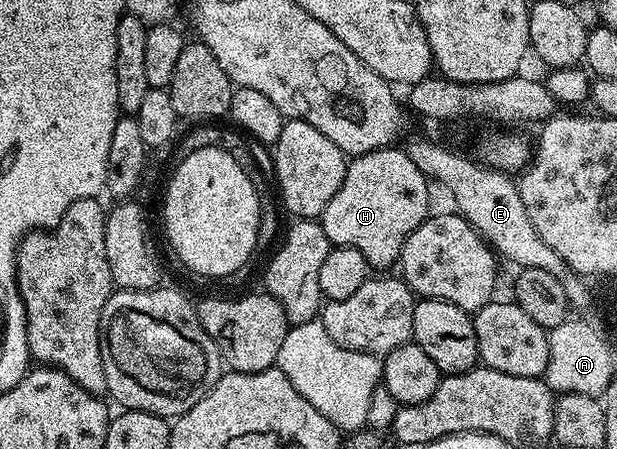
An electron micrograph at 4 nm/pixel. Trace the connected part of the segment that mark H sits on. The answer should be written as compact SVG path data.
M392 145L377 151L366 151L364 155L354 156L347 164L341 189L333 193L333 201L325 205L321 222L325 237L336 247L352 247L365 257L368 268L392 267L399 262L399 254L413 229L417 229L429 217L427 206L431 203L431 191L427 188L429 179L424 176L403 149Z

